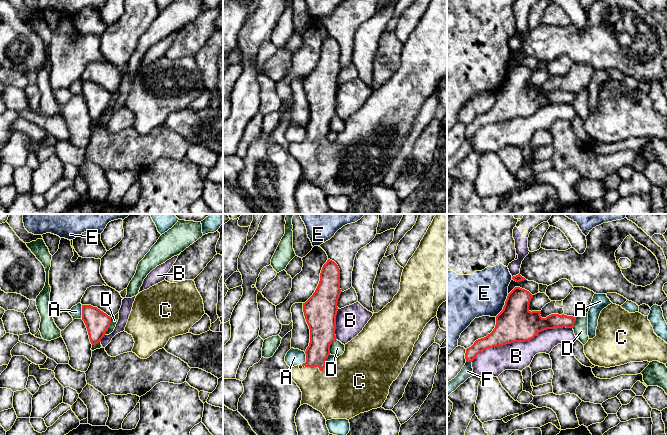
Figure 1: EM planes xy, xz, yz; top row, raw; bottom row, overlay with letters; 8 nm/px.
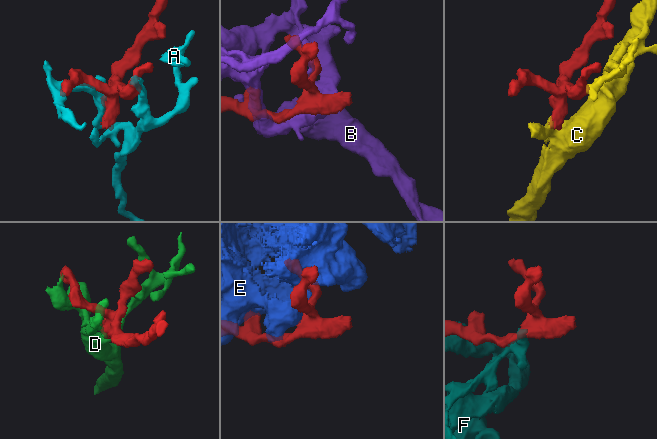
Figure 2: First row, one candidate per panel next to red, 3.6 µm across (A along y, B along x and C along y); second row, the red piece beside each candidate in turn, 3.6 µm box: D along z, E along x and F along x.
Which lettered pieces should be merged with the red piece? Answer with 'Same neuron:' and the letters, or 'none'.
Same neuron: C

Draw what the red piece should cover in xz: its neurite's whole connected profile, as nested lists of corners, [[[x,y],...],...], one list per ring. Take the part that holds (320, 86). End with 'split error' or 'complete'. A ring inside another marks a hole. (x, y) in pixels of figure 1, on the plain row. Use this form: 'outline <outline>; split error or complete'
outline [[[431,0],[419,23],[404,43],[400,65],[393,76],[381,87],[374,89],[363,106],[345,120],[345,127],[332,142],[326,141],[330,131],[330,121],[336,116],[337,78],[341,70],[340,45],[328,35],[320,49],[319,60],[313,71],[303,79],[303,88],[310,105],[310,119],[307,123],[306,138],[289,144],[291,155],[302,168],[301,181],[308,180],[320,187],[326,197],[331,195],[351,195],[360,189],[382,183],[387,175],[391,160],[397,155],[413,127],[415,118],[426,100],[437,91],[439,82],[447,77],[447,0]]]; split error

